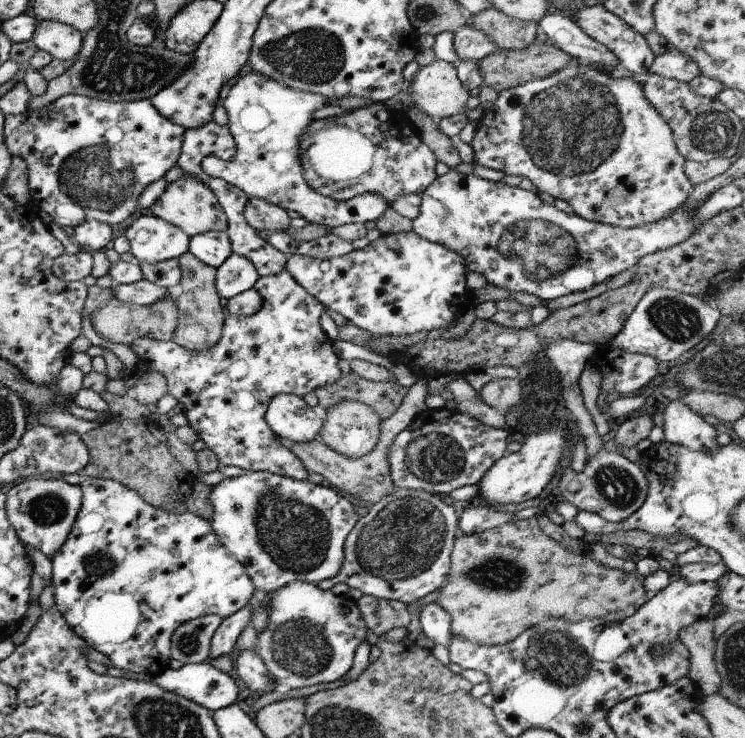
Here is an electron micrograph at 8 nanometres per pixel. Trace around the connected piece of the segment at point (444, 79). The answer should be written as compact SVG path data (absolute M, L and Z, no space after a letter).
M434 59L426 66L421 66L408 85L409 98L419 111L427 114L433 120L440 120L465 112L468 90L457 80L456 70L451 62Z

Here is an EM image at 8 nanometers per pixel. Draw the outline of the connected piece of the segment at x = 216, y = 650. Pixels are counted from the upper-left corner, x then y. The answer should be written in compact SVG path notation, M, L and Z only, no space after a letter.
M245 605L231 616L221 619L221 624L211 637L207 661L229 654L235 648L239 633L251 620L251 610L251 606Z

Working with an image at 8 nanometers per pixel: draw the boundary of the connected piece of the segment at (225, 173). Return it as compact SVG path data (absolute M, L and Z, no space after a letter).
M244 71L223 93L223 108L227 112L226 127L235 143L235 154L231 160L221 160L217 157L205 157L200 162L201 170L211 177L222 179L231 186L237 187L249 198L261 198L283 210L296 212L308 223L323 224L327 227L338 227L344 224L364 224L369 220L379 218L389 206L378 194L360 194L351 200L339 201L321 196L316 190L311 190L303 180L303 170L299 162L299 138L305 126L311 122L311 114L317 108L326 106L327 99L320 94L301 92L294 88L279 84L270 78L264 78L259 73Z

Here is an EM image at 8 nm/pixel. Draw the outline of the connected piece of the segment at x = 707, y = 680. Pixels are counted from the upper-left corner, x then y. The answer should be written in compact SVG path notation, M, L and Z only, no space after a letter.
M703 618L679 630L678 639L687 648L687 676L699 688L701 695L717 693L720 676L715 668L713 624Z

